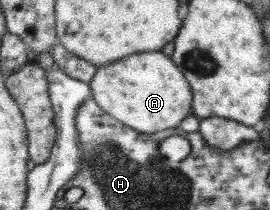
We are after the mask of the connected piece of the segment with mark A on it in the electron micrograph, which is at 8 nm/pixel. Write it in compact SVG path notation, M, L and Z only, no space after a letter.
M163 52L137 53L99 67L88 84L91 97L105 113L109 113L109 115L119 119L123 124L129 125L137 132L155 133L177 127L183 118L192 114L191 96L194 96L194 94L191 94L190 83L181 74L181 70L175 66L175 62L169 56L165 56Z

